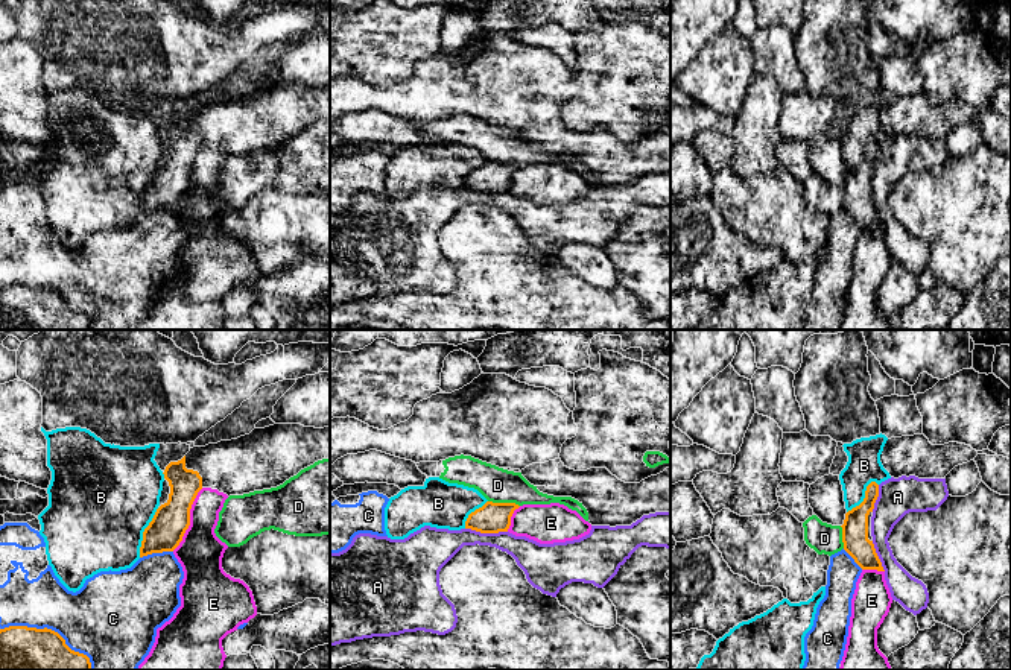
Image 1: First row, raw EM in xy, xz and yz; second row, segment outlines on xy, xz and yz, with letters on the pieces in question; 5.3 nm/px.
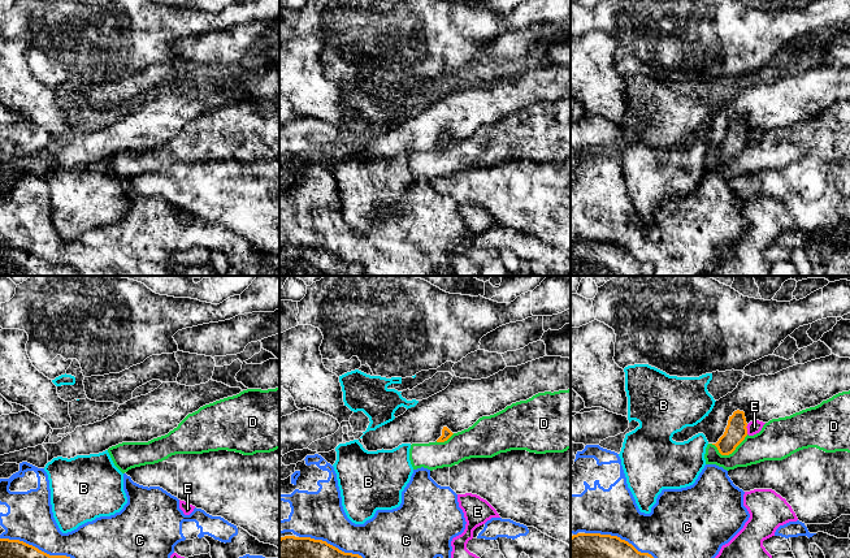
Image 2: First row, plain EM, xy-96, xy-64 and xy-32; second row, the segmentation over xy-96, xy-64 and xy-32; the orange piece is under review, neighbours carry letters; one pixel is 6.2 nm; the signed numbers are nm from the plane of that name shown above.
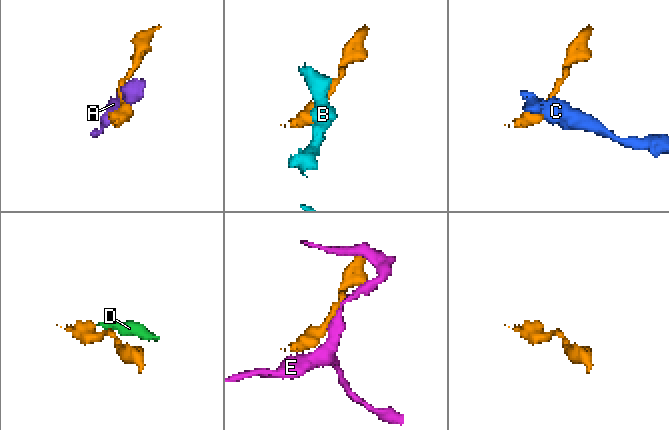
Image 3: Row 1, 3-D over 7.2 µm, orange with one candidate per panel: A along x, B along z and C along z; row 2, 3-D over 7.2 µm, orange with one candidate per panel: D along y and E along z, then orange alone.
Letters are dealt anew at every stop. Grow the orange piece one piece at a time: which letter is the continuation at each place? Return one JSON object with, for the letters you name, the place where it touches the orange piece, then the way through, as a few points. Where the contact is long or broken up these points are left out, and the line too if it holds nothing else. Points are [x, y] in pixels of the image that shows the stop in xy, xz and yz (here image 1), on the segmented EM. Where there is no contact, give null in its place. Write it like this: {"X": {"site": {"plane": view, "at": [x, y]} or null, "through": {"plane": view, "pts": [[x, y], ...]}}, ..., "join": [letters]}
{"join": []}

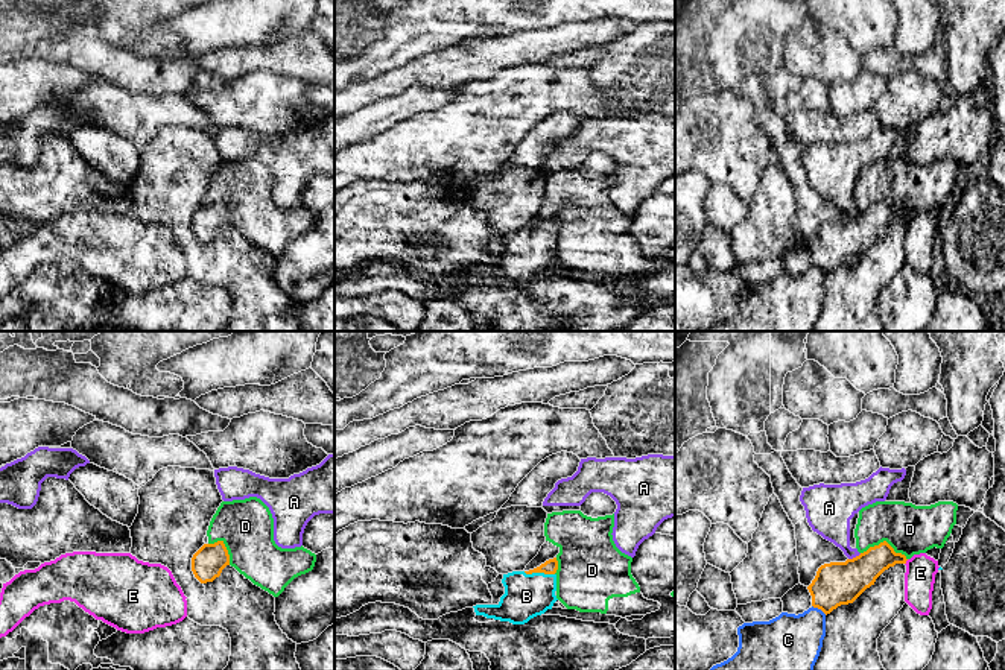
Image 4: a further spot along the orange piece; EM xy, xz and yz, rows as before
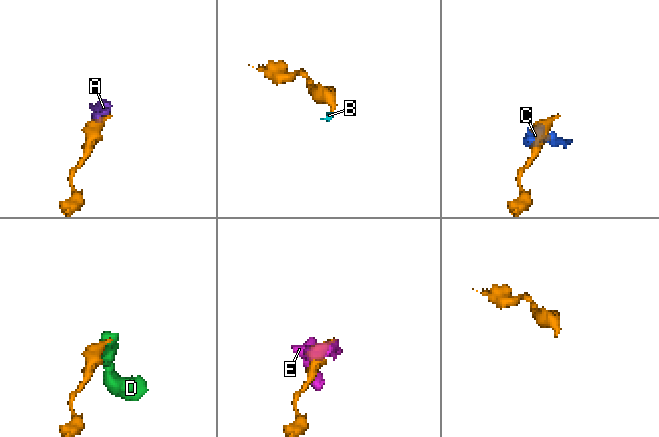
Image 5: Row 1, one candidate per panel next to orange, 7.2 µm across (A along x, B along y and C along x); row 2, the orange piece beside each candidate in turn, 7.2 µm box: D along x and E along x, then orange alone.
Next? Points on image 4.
{"B": {"site": {"plane": "xz", "at": [538, 572]}, "through": {"plane": "xz", "pts": [[549, 567], [538, 572], [538, 584], [526, 596]]}}, "join": ["B"]}

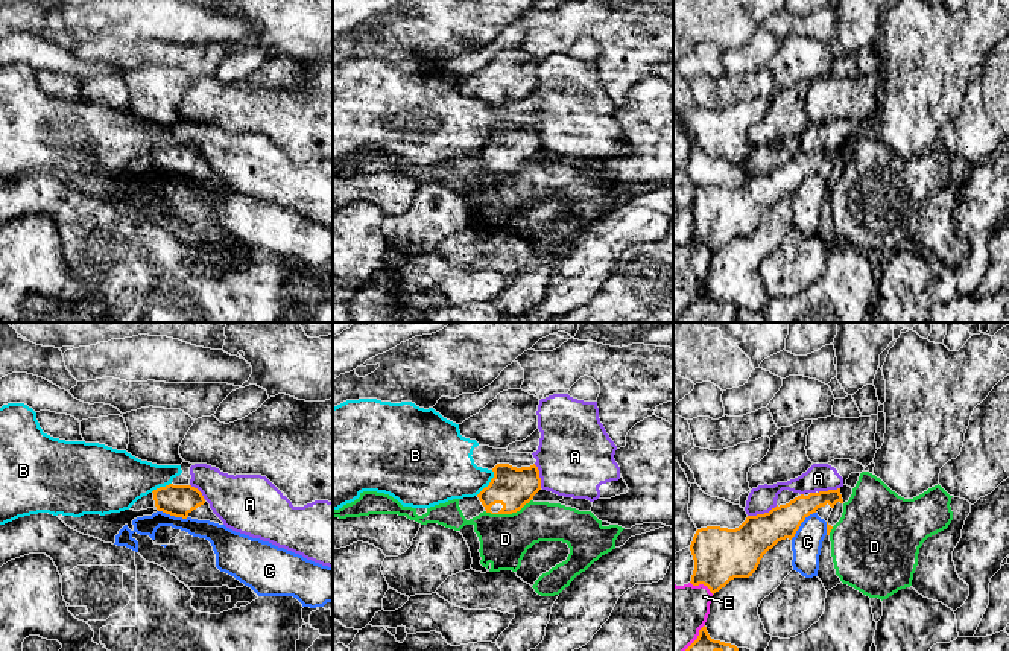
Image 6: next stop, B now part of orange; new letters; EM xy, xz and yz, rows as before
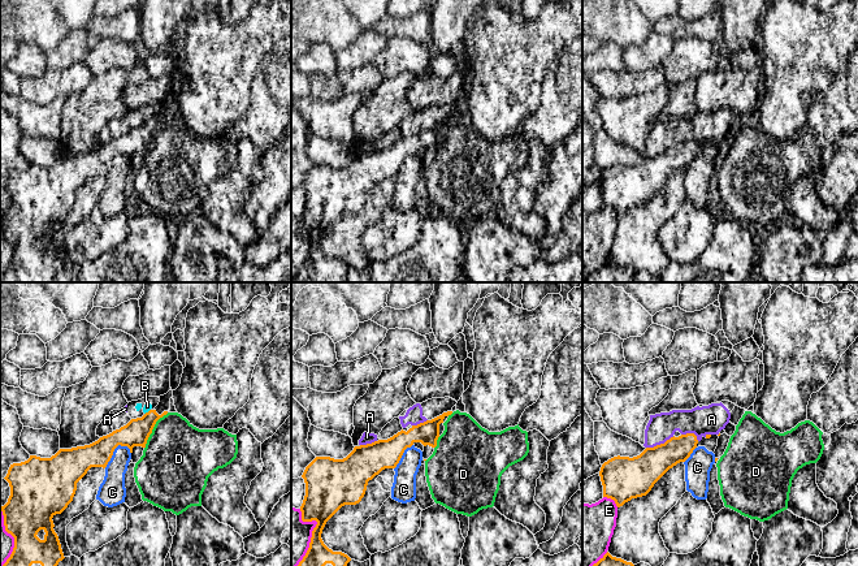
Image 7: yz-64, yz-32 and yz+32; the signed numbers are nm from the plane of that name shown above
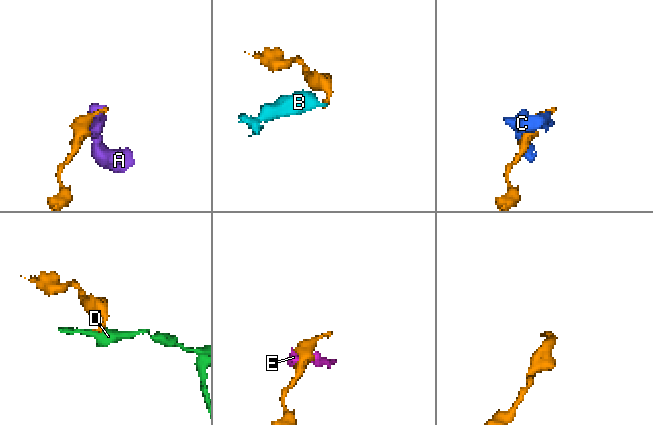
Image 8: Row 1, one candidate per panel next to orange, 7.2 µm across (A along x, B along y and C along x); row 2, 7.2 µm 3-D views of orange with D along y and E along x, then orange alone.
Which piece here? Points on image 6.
{"join": []}

